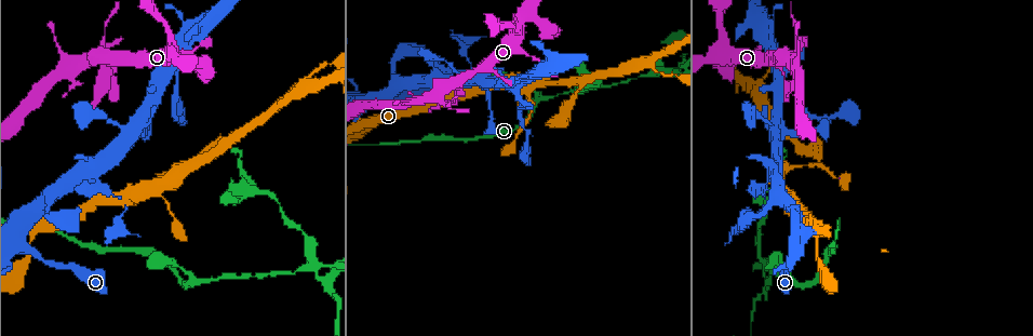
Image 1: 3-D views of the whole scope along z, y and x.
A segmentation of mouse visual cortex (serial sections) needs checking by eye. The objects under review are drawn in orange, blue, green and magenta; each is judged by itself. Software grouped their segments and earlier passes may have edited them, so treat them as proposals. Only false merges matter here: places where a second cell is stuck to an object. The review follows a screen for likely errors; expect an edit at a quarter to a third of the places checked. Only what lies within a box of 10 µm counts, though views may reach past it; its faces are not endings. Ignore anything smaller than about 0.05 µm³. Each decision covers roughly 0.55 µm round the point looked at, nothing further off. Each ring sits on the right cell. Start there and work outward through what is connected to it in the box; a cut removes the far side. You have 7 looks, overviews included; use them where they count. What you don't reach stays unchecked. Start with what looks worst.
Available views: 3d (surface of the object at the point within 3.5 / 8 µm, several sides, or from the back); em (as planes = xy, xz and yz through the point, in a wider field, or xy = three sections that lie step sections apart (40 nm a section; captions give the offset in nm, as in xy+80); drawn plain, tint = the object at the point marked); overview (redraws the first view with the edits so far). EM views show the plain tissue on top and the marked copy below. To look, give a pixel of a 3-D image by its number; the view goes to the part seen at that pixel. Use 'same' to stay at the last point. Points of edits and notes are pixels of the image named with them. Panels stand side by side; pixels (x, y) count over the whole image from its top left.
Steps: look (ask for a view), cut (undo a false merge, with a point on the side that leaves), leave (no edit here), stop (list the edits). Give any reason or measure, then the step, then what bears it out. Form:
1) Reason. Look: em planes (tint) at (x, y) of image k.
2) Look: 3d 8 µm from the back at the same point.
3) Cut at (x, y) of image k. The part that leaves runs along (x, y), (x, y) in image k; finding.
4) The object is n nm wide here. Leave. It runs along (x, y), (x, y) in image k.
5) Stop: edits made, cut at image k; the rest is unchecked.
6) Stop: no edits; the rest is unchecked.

Abrupt turn. Look: 3d 3.5 µm at (194, 280) of image 1.

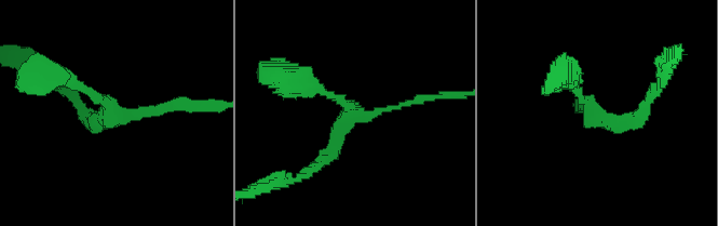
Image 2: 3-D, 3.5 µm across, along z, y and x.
3 arms meet here; the arms are 100, 150, 200 nm wide. Look: em xy step 1 (tint) at (601, 118) of image 2.

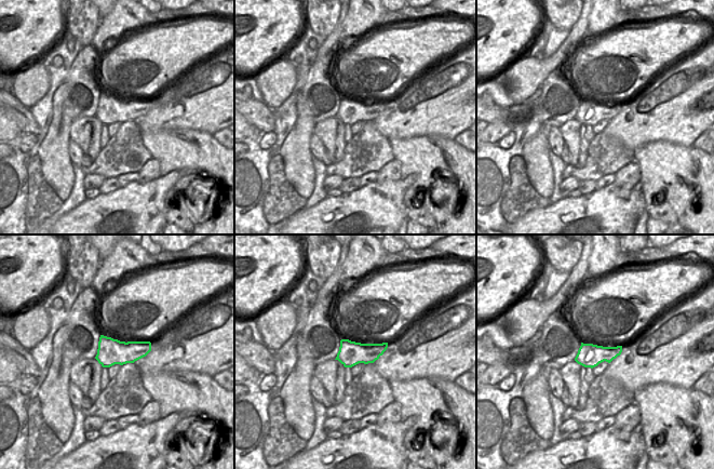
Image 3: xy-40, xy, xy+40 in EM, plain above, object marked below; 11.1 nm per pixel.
Look: em xy step 5 (tint) at the same point.

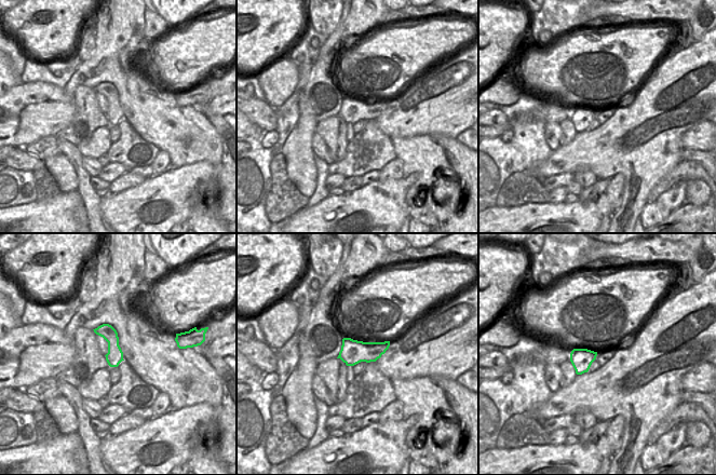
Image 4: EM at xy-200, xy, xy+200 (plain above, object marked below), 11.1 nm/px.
Leave. It runs along (315, 167), (354, 114), (421, 97) in image 2; continuous, no second cell.

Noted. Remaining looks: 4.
Look: 3d 3.5 µm at (311, 266) of image 1.

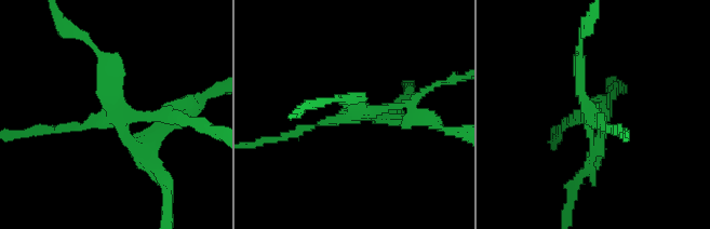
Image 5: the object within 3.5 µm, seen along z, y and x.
4 arms meet here; the arms are 100, 150, 150, 200 nm wide. Look: em xy step 3 (tint) at (354, 110) of image 5.

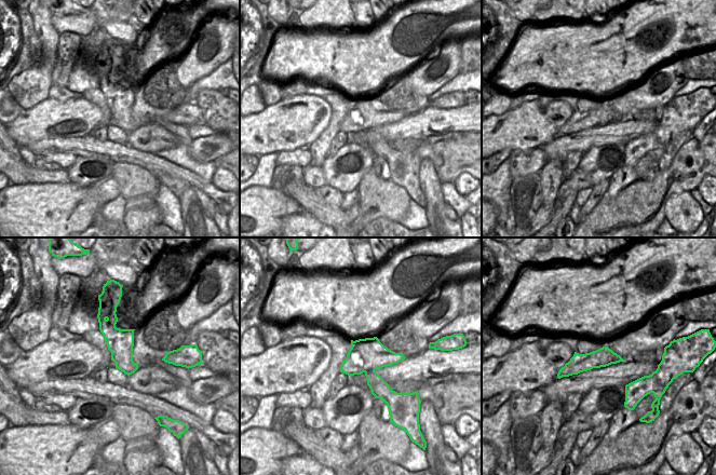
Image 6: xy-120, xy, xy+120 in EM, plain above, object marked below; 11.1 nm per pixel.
Cut it another way. Look: em xy step 2 (tint) at the same point.

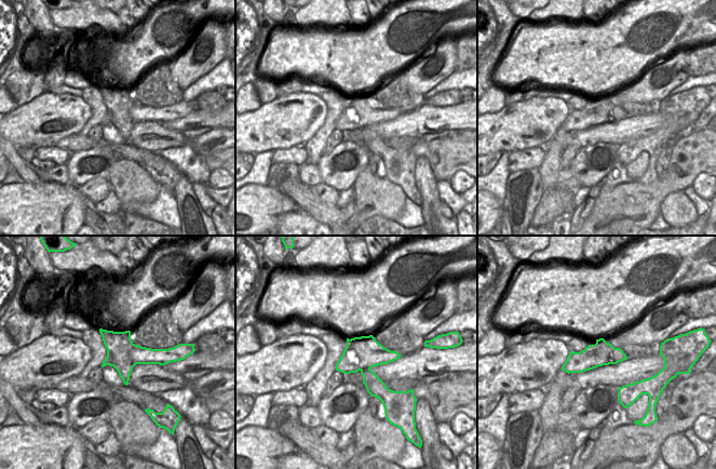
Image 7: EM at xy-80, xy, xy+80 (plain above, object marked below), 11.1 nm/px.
Cut at (103, 78) of image 5. A border runs along (134, 344), (129, 350), (107, 356) in image 7; two cells meet here.

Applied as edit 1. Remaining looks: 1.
Stop: edits made, cut at image 5; the rest is unchecked.

